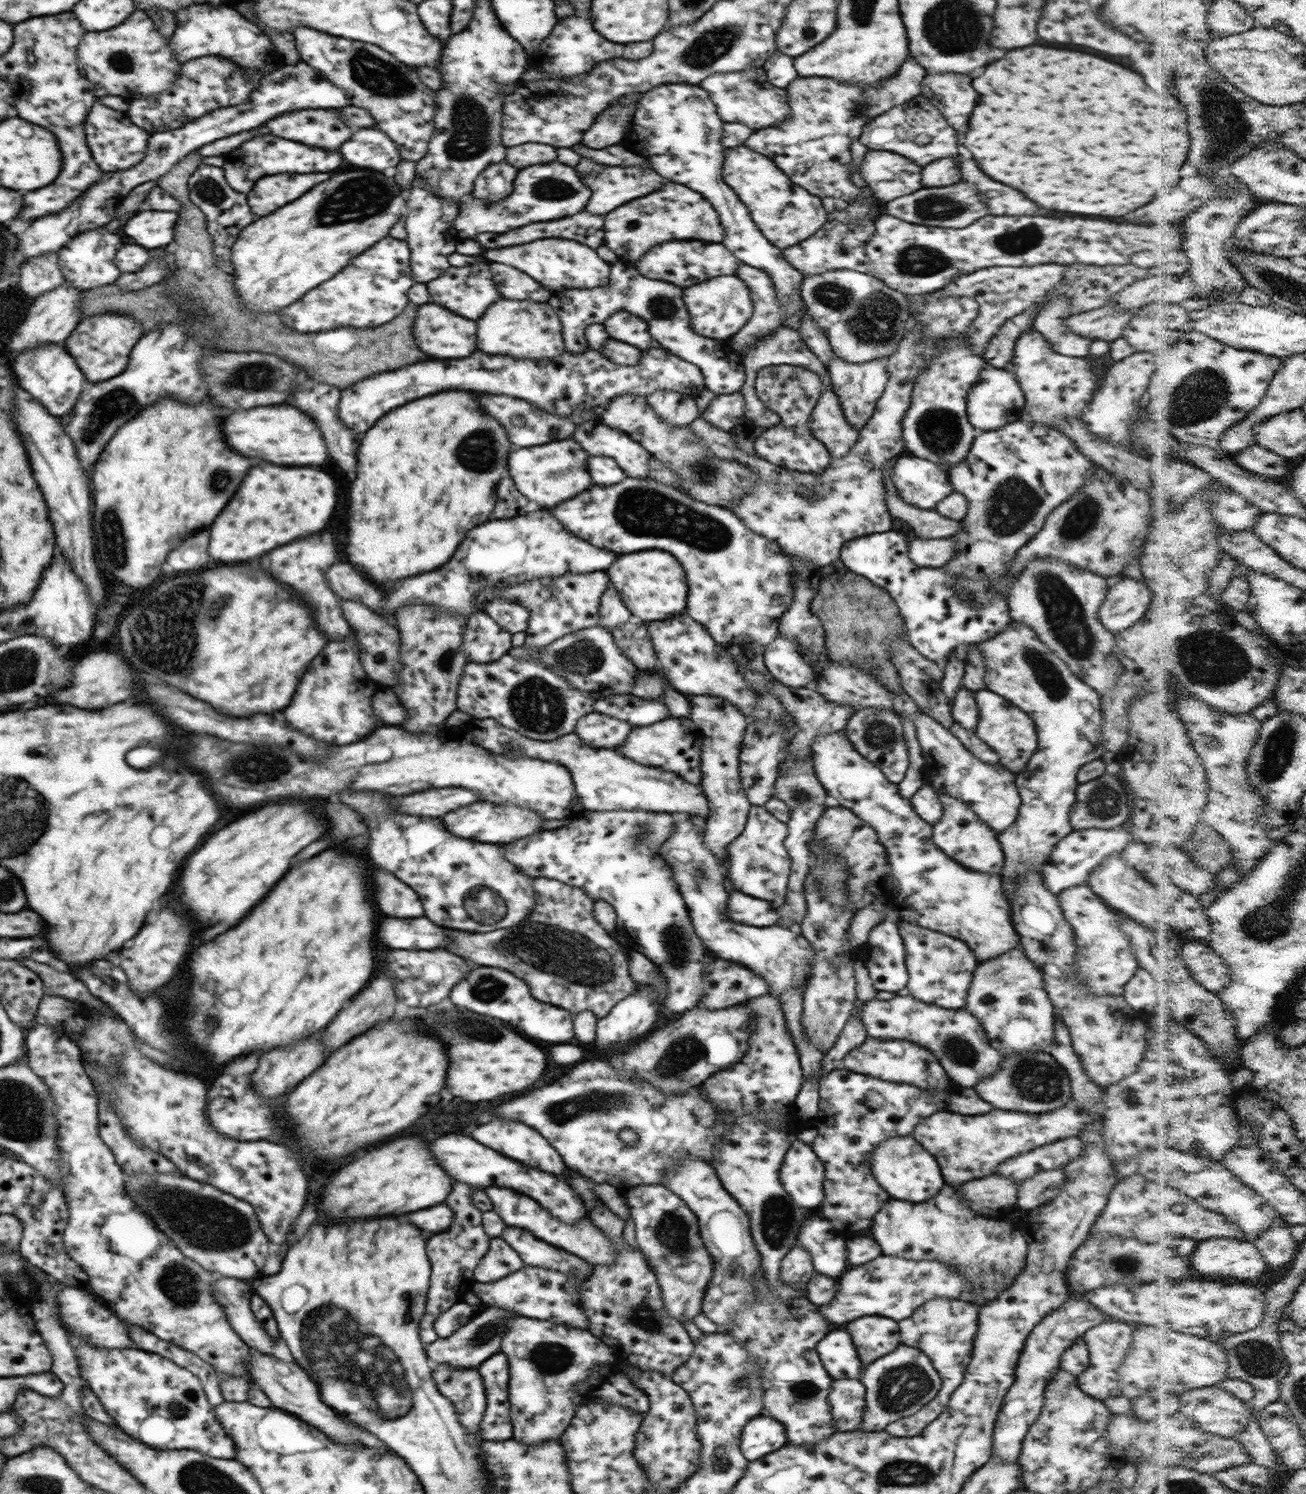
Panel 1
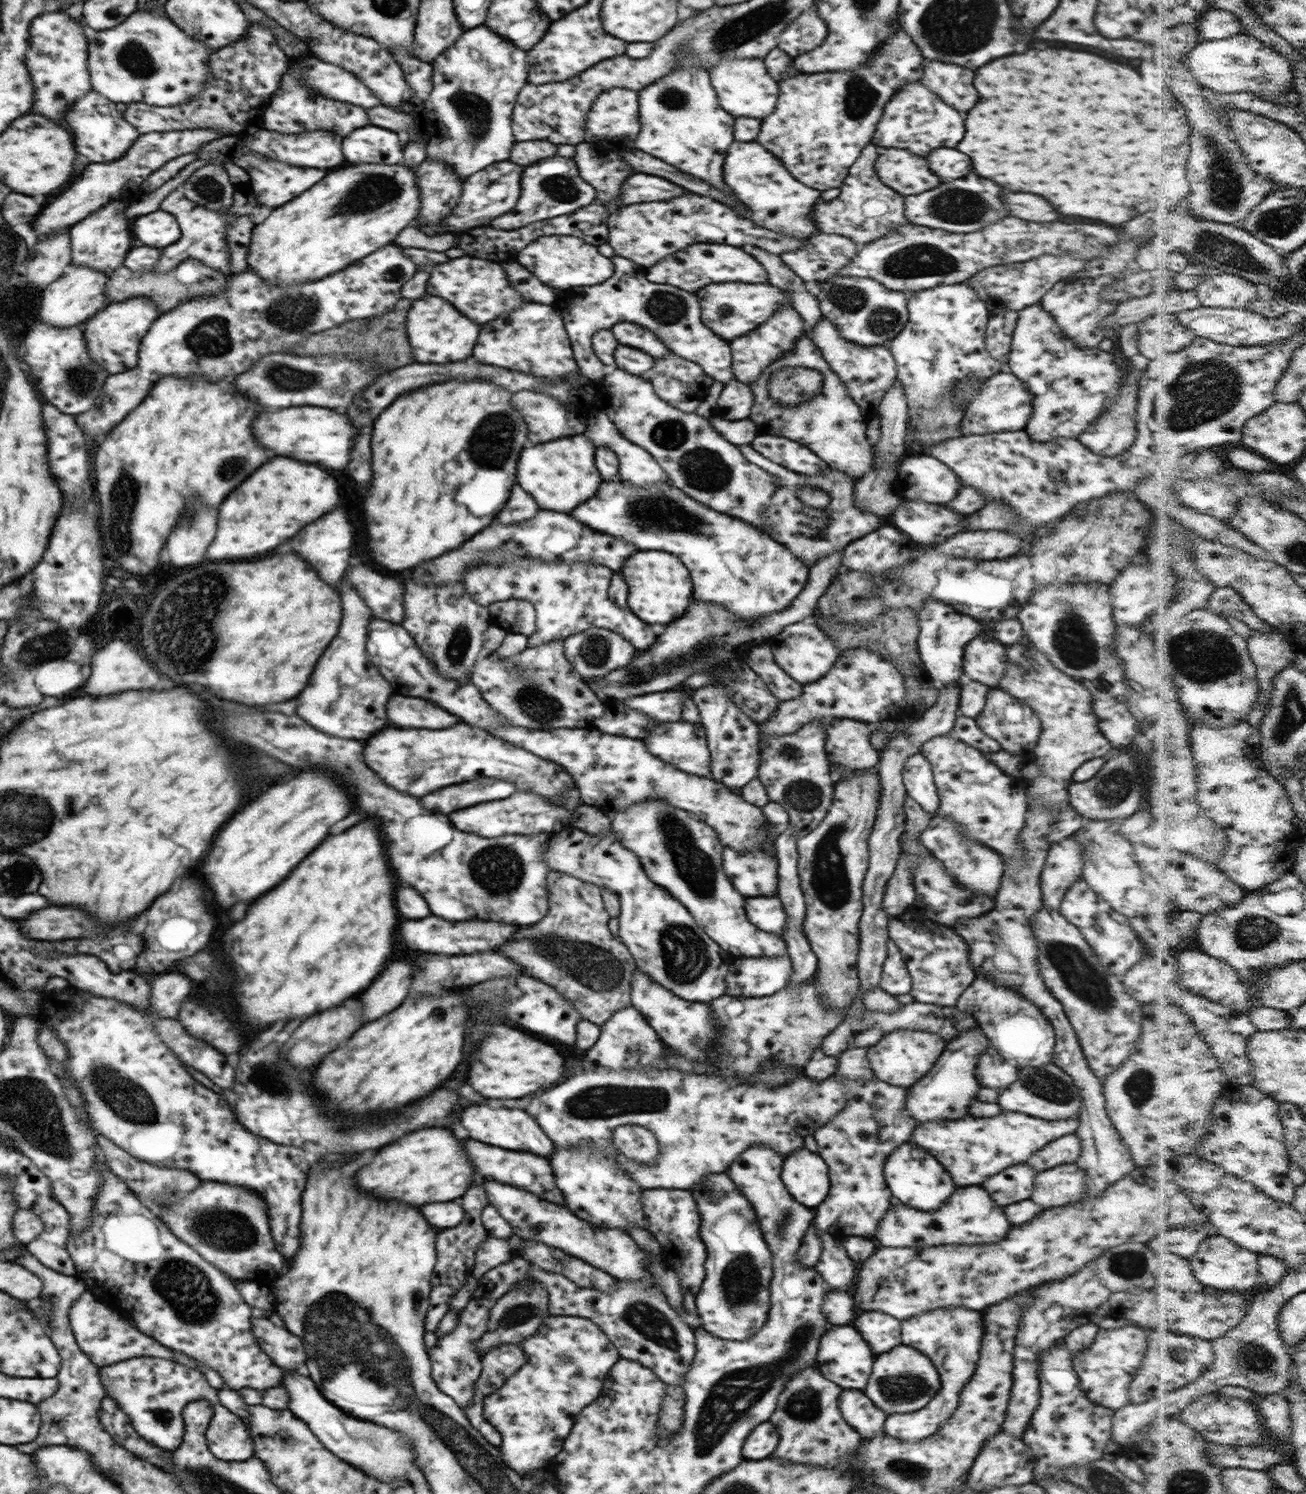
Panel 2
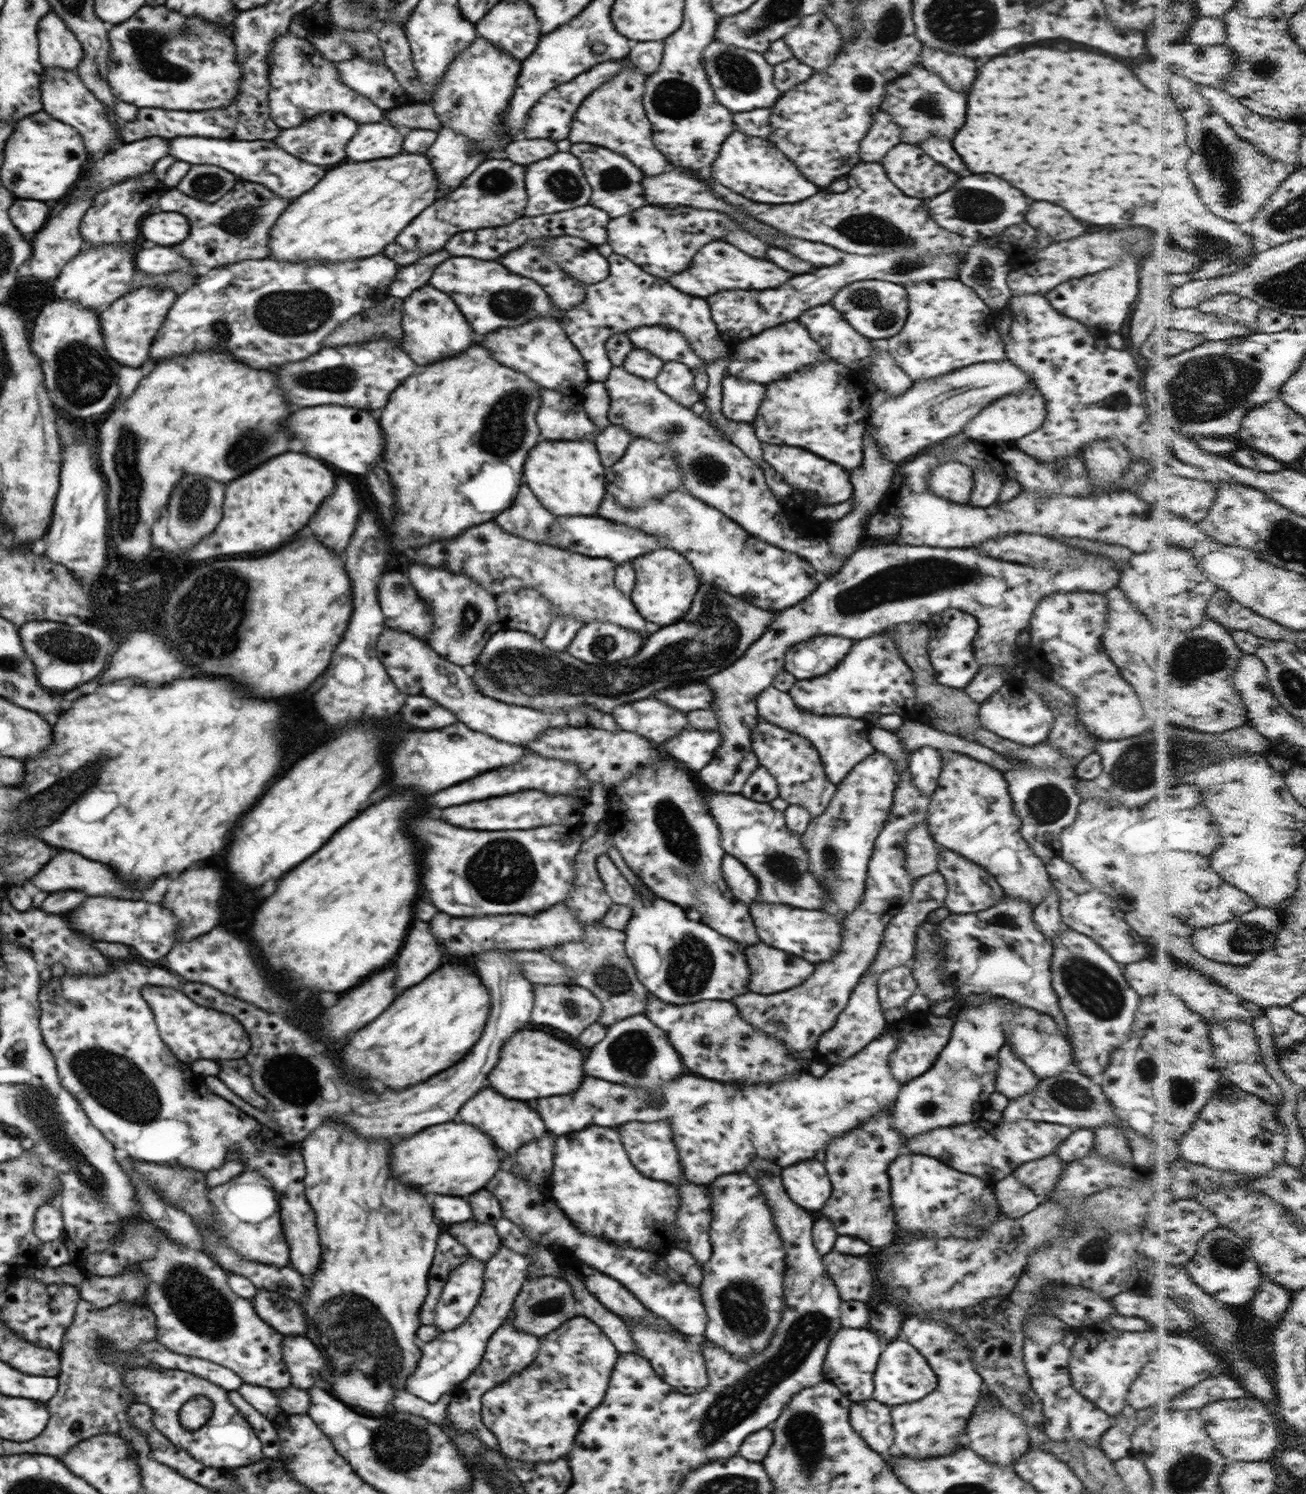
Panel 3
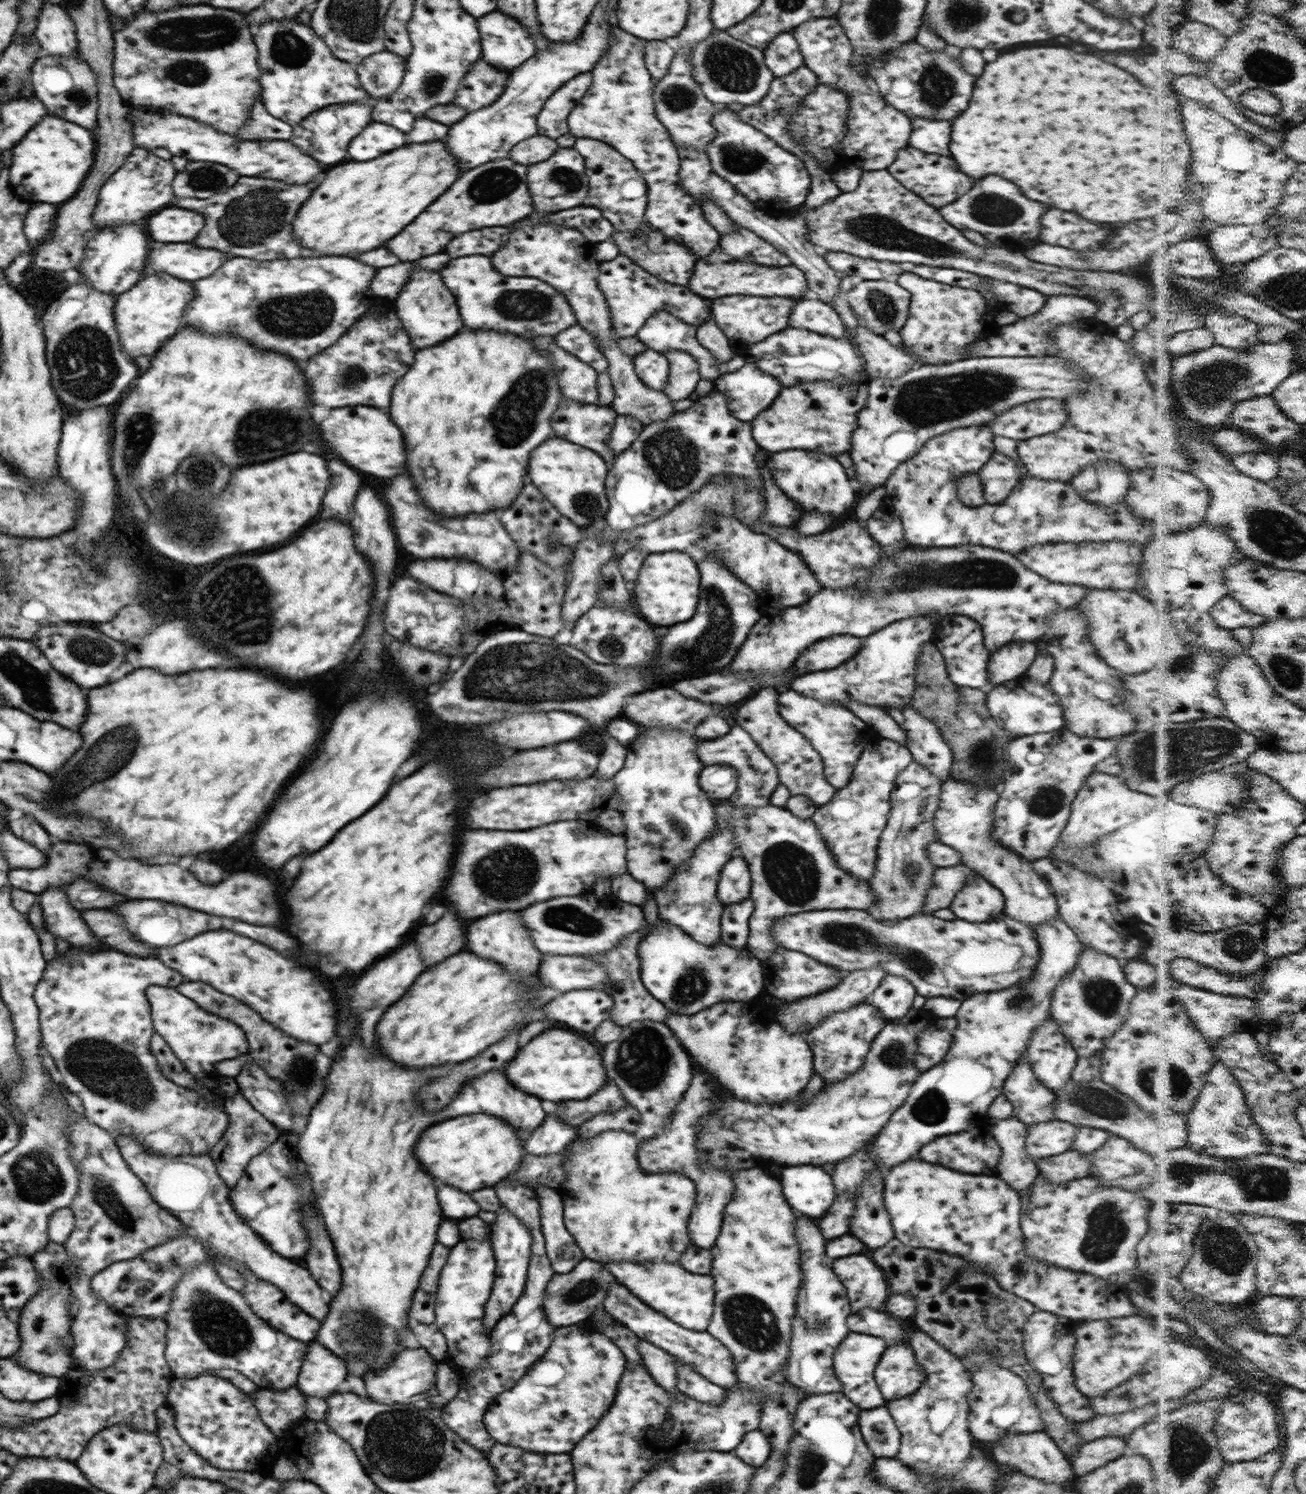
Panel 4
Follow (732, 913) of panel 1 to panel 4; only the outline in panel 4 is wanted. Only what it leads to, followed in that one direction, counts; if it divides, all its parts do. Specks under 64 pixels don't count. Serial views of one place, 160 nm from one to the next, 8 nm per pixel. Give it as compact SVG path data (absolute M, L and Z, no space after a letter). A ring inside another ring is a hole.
M813 910L789 914L786 918L776 921L771 928L771 935L782 949L801 952L842 972L881 966L887 975L901 976L909 980L917 990L917 994L926 999L950 996L960 1002L964 1002L976 992L1004 990L1009 986L1020 984L1025 978L1030 978L1037 967L1041 953L1035 931L1026 923L1017 921L1004 912L991 921L974 924L958 917L954 920L942 920L933 914L920 913L892 922L876 920L866 910Z

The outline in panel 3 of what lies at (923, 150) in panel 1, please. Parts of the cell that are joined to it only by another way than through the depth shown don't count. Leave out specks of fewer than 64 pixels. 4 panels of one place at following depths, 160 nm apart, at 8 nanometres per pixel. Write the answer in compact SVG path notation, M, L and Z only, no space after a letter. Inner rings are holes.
M917 64L908 74L903 74L886 85L880 110L891 113L894 123L898 124L902 131L902 143L918 145L932 134L940 134L942 138L952 140L956 132L964 126L964 94L950 90L942 80L939 74L934 74L922 64Z

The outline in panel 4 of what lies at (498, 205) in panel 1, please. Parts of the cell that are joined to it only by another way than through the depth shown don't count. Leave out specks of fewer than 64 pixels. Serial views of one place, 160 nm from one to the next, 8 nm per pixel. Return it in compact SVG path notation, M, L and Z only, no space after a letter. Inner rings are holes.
M559 148L546 162L537 162L528 166L528 190L535 210L555 213L561 210L576 208L585 204L588 194L588 176L586 176L585 160L574 148Z

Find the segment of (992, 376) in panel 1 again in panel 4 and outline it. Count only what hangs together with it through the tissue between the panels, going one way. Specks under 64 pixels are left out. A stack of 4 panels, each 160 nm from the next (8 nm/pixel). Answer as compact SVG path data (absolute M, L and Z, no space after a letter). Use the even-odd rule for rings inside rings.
M1040 398L1005 410L988 424L994 436L1017 441L1052 434L1068 420L1065 402L1054 398Z

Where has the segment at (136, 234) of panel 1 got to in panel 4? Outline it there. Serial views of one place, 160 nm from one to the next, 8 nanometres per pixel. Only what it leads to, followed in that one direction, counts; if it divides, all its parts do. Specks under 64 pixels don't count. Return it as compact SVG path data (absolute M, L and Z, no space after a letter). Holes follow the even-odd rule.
M166 208L160 210L156 216L146 220L148 234L161 243L190 242L204 226L204 217L192 210L180 210L180 208Z

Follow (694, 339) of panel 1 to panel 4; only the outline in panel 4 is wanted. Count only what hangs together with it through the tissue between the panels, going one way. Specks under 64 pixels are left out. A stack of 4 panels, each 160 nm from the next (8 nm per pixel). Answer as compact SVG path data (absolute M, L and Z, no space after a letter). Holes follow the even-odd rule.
M624 254L613 260L600 262L598 275L599 289L603 292L609 310L613 334L617 338L636 336L640 327L659 310L667 310L690 326L698 327L711 317L704 299L694 294L688 285L675 285L650 274ZM578 322L554 336L556 344L591 366L599 375L607 372L609 362L599 349L595 336Z

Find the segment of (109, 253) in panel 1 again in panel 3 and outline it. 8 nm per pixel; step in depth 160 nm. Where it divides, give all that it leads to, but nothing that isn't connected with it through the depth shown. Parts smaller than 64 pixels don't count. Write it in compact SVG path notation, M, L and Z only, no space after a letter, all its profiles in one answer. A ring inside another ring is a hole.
M153 171L128 178L104 192L100 192L94 198L94 206L88 208L82 222L79 233L83 238L81 250L88 250L95 246L116 246L117 244L131 244L140 242L138 224L144 216L148 216L150 204L156 204L160 196L164 196L170 189L164 185L164 176L156 176Z

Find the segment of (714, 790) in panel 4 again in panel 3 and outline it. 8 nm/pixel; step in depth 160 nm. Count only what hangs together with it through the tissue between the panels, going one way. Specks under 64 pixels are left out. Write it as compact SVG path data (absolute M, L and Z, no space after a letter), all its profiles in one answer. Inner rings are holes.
M895 543L860 546L836 574L821 578L819 586L807 598L796 603L795 606L777 612L774 622L770 622L768 632L752 643L744 652L744 656L728 666L728 669L712 674L704 680L705 685L714 695L710 708L717 714L717 732L722 737L722 744L714 752L712 760L702 770L695 772L695 775L706 788L730 794L741 792L744 783L759 765L750 742L758 716L756 697L772 684L776 674L784 668L784 652L792 648L792 644L798 644L800 638L808 640L812 636L840 636L856 642L882 634L890 626L912 621L926 623L932 616L943 613L944 610L954 609L970 614L978 621L978 639L973 646L976 663L980 667L1004 667L1010 673L1008 681L1013 681L1014 673L1018 668L1017 654L1020 653L1018 636L1030 632L1030 618L1038 602L1056 593L1104 593L1116 587L1119 578L1120 572L1117 571L1113 560L1101 554L1090 553L1090 557L1084 559L1082 565L1055 571L1048 567L1038 568L992 558L982 554L976 547L949 549L906 544L896 546Z

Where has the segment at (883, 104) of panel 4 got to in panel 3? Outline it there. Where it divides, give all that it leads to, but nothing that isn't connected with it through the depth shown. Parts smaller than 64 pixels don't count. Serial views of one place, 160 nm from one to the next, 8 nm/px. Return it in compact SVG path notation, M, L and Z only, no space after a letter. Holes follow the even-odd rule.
M824 12L805 17L799 26L791 28L783 36L794 57L800 62L811 66L815 71L827 69L838 56L841 46L841 34L834 22L831 22ZM880 110L875 114L870 131L860 141L858 156L862 162L880 163L888 154L888 150L902 143L902 131L892 120L891 113Z

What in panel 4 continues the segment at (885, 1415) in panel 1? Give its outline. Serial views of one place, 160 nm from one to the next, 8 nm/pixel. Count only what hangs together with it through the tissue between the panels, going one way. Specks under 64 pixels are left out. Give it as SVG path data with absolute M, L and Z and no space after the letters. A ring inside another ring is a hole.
M909 1344L888 1346L876 1365L875 1381L887 1402L916 1392L926 1379L912 1350Z

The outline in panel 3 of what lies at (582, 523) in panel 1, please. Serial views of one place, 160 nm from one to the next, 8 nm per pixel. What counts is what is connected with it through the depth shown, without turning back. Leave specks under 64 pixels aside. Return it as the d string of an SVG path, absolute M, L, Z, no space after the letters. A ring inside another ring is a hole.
M685 490L666 493L663 497L652 499L635 509L623 507L616 502L614 497L606 494L600 508L596 511L596 516L602 516L602 518L607 518L618 524L627 524L650 536L665 540L666 546L684 554L684 558L692 564L692 568L698 570L700 582L708 582L708 584L716 586L718 590L743 598L761 610L780 612L795 606L796 603L807 598L820 584L821 578L810 562L793 552L782 550L780 547L752 536L741 524L734 522L712 506L707 506L705 502L694 498Z

